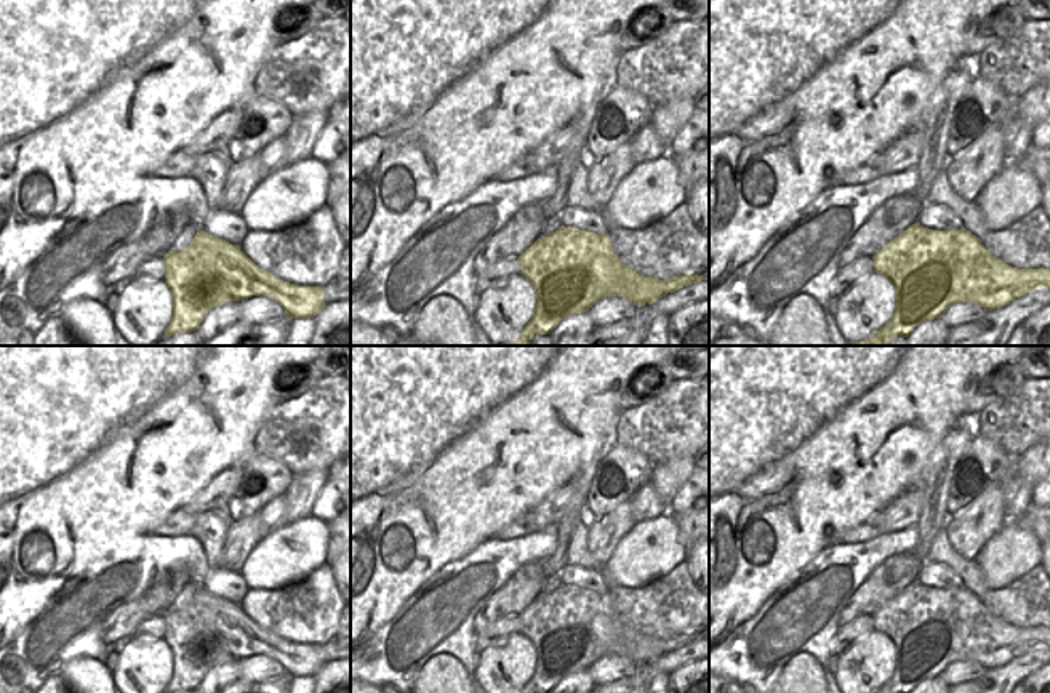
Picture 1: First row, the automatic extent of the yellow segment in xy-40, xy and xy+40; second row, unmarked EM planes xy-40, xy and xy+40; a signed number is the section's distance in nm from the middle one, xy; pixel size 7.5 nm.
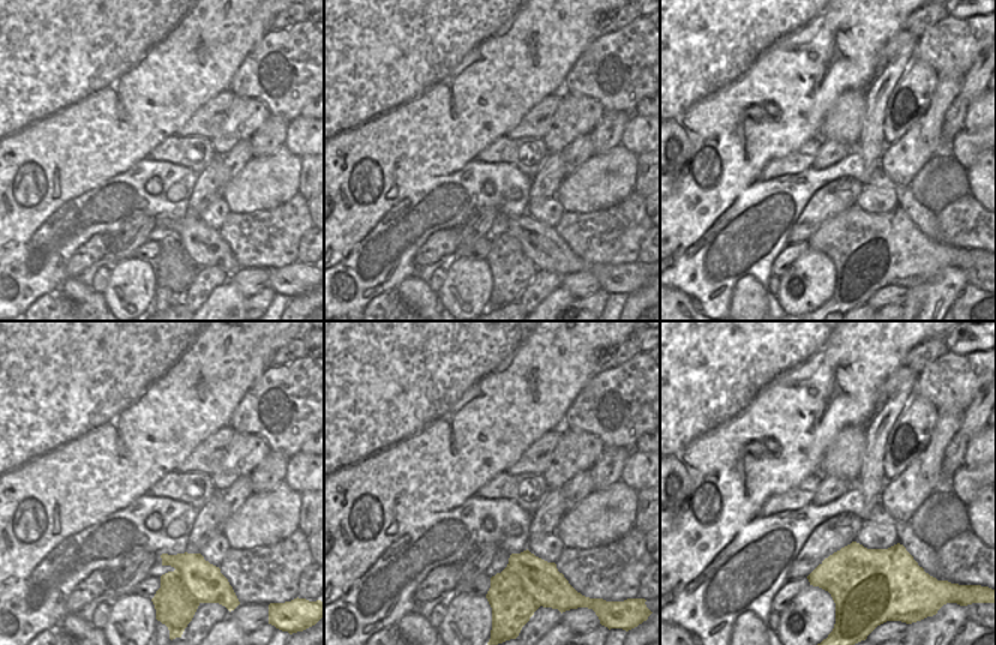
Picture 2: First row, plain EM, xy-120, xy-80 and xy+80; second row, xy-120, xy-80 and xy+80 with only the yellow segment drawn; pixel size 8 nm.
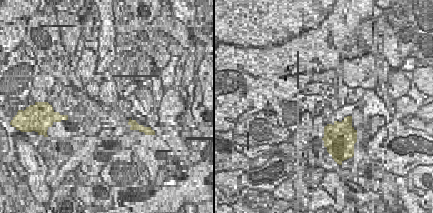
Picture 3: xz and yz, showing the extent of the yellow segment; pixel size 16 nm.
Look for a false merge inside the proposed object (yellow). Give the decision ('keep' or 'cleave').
cleave

